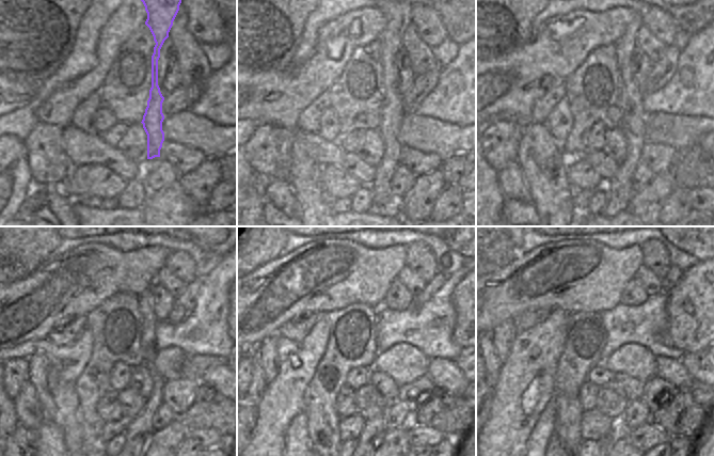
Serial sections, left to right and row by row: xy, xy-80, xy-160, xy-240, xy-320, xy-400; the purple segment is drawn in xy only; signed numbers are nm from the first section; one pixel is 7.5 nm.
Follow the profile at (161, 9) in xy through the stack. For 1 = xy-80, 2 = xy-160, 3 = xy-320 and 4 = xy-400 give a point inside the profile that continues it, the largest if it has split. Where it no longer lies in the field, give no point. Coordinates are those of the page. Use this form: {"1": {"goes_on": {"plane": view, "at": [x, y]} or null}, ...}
{"1": {"goes_on": {"plane": "xy-80", "at": [398, 14]}}, "2": {"goes_on": {"plane": "xy-160", "at": [619, 191]}}, "3": {"goes_on": {"plane": "xy-320", "at": [374, 430]}}, "4": {"goes_on": {"plane": "xy-400", "at": [606, 443]}}}

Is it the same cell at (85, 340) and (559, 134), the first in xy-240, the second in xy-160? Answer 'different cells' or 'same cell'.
same cell

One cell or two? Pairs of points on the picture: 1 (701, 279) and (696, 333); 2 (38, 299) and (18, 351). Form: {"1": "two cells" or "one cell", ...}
{"1": "one cell", "2": "two cells"}

